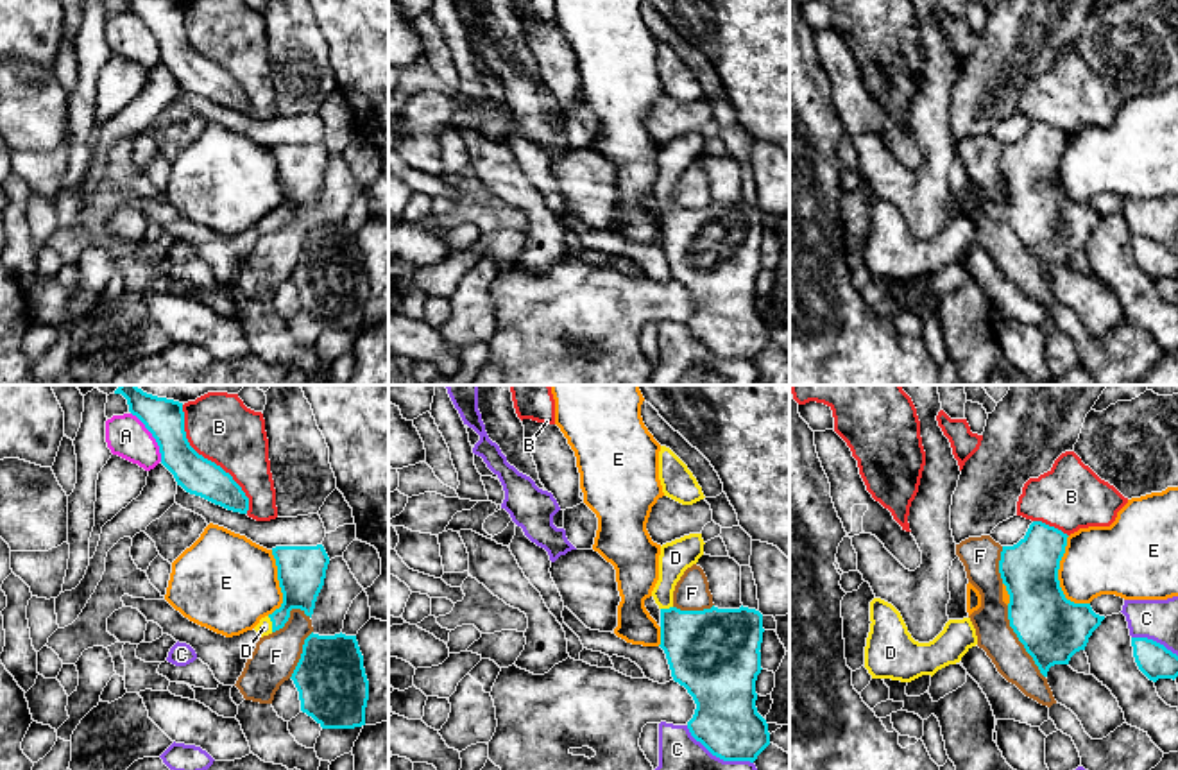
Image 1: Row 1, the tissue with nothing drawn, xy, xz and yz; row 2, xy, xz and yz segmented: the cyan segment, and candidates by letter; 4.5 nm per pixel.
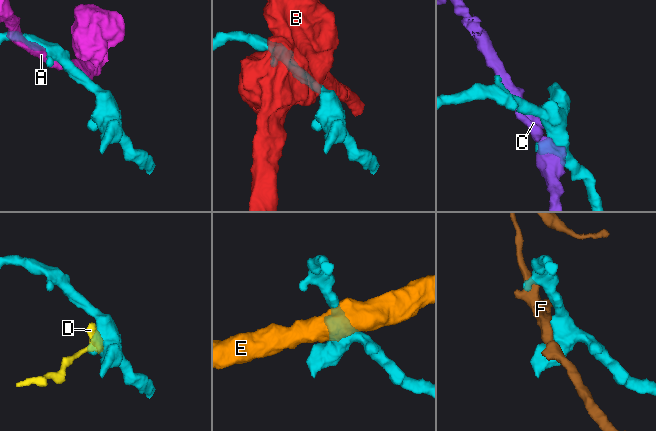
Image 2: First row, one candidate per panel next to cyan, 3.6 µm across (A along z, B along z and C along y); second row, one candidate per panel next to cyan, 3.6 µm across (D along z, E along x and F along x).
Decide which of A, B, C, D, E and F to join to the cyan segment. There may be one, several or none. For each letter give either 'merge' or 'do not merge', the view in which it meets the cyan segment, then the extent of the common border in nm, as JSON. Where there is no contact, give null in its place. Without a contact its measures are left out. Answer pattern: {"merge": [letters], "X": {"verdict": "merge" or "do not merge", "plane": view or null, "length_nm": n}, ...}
{"merge": ["D"], "A": {"verdict": "do not merge", "plane": "xy", "length_nm": 260}, "B": {"verdict": "do not merge", "plane": "xy", "length_nm": 550}, "C": {"verdict": "do not merge", "plane": "xz", "length_nm": 340}, "D": {"verdict": "merge", "plane": "xy", "length_nm": 80}, "E": {"verdict": "do not merge", "plane": "yz", "length_nm": 320}, "F": {"verdict": "do not merge", "plane": "yz", "length_nm": 360}}

